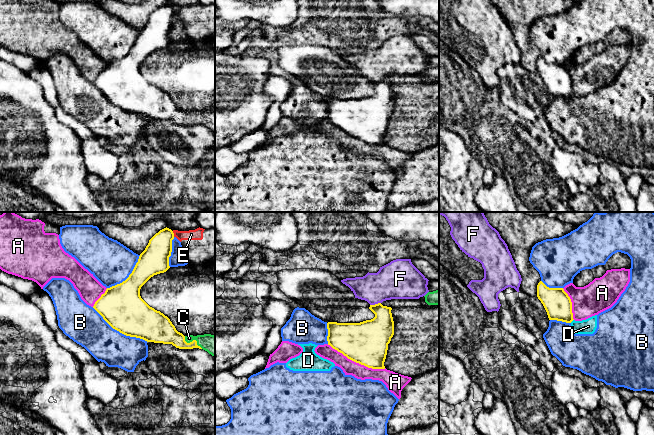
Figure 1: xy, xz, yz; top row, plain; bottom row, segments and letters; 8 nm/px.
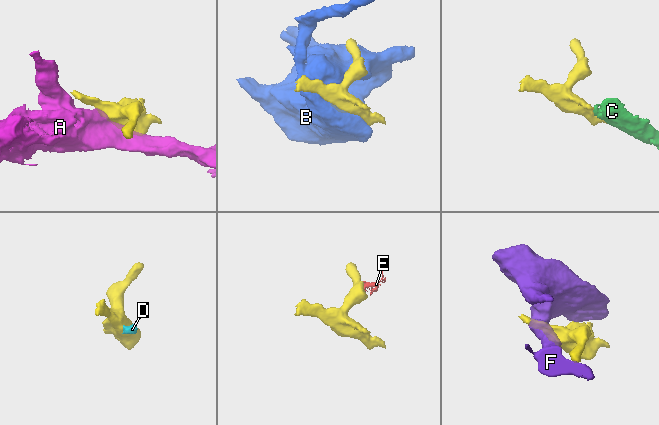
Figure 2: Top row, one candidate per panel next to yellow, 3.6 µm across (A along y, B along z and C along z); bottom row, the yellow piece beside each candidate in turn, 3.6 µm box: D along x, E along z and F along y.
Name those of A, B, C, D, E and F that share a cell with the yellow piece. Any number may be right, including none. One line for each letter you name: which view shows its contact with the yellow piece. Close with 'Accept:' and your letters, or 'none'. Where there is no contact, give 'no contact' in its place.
C: meets yellow in xy
Accept: C

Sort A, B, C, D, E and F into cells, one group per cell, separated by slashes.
A / B D / C / E / F

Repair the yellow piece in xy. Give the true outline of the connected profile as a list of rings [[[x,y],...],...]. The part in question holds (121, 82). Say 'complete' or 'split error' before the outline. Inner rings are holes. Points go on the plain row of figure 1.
split error | [[[164,4],[156,9],[145,26],[140,30],[132,49],[120,60],[107,64],[105,69],[95,78],[93,84],[103,95],[120,109],[143,115],[147,118],[172,120],[179,125],[199,124],[215,133],[215,112],[211,110],[187,111],[178,108],[170,95],[160,87],[150,83],[140,72],[141,63],[154,51],[166,48],[169,42],[169,33],[172,28],[174,9]]]

